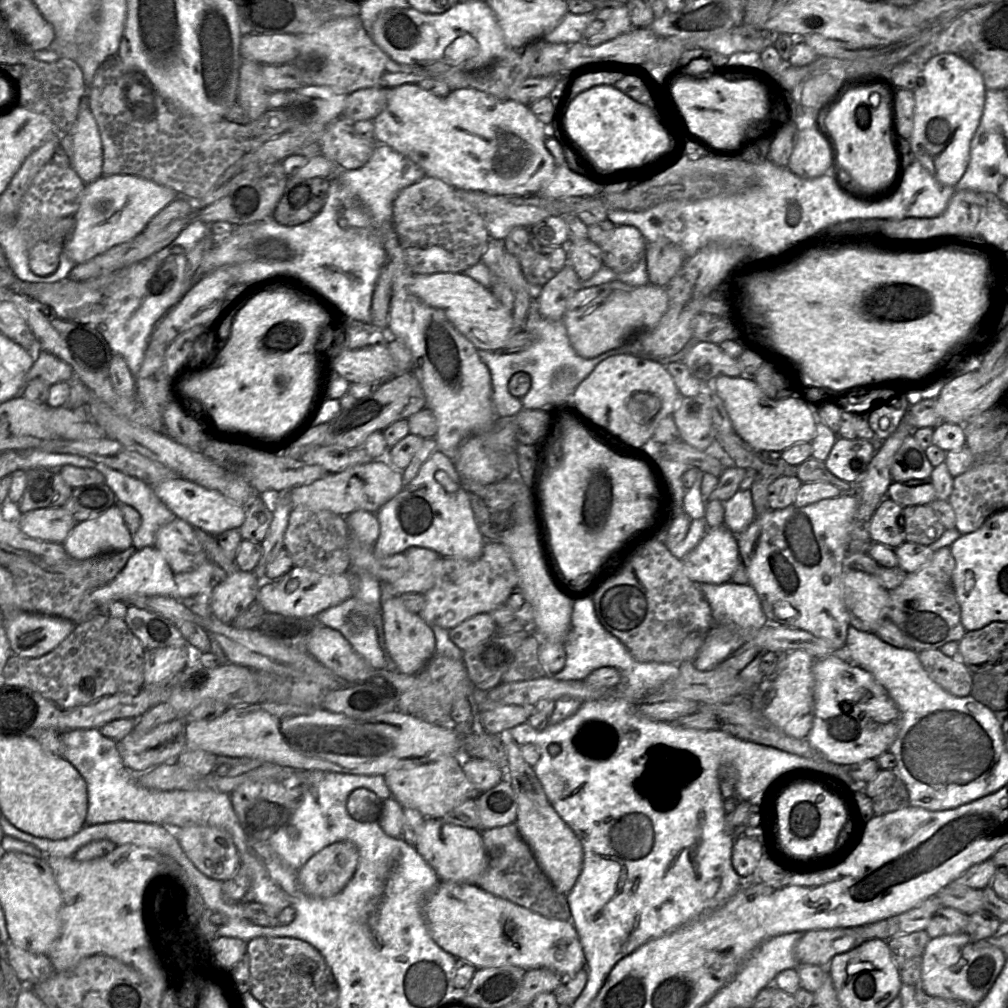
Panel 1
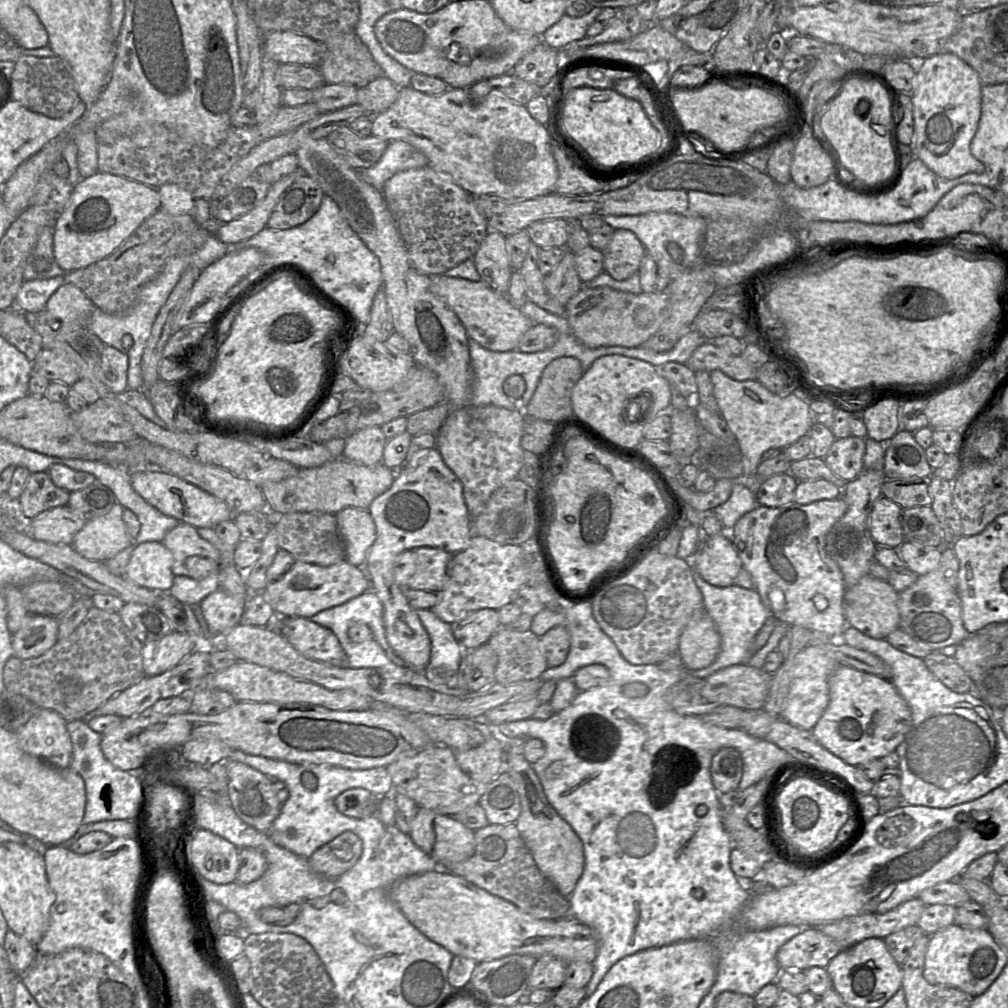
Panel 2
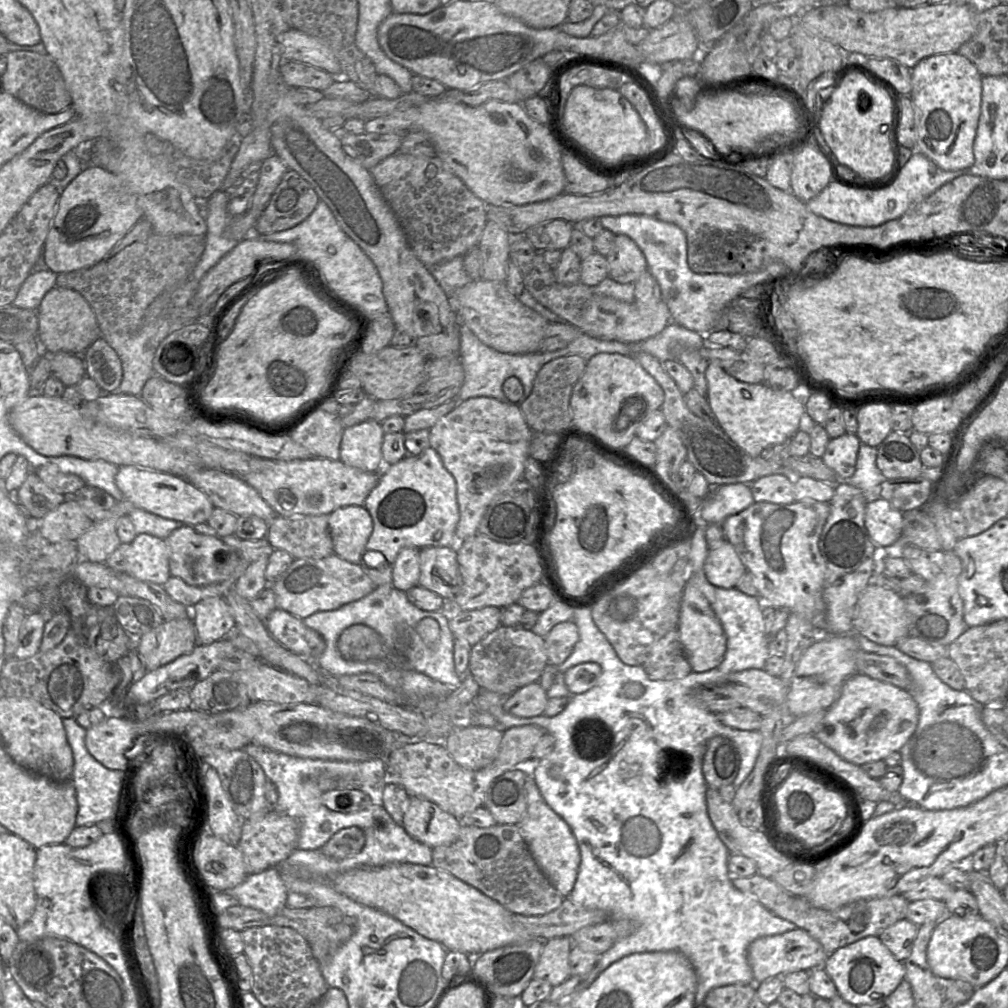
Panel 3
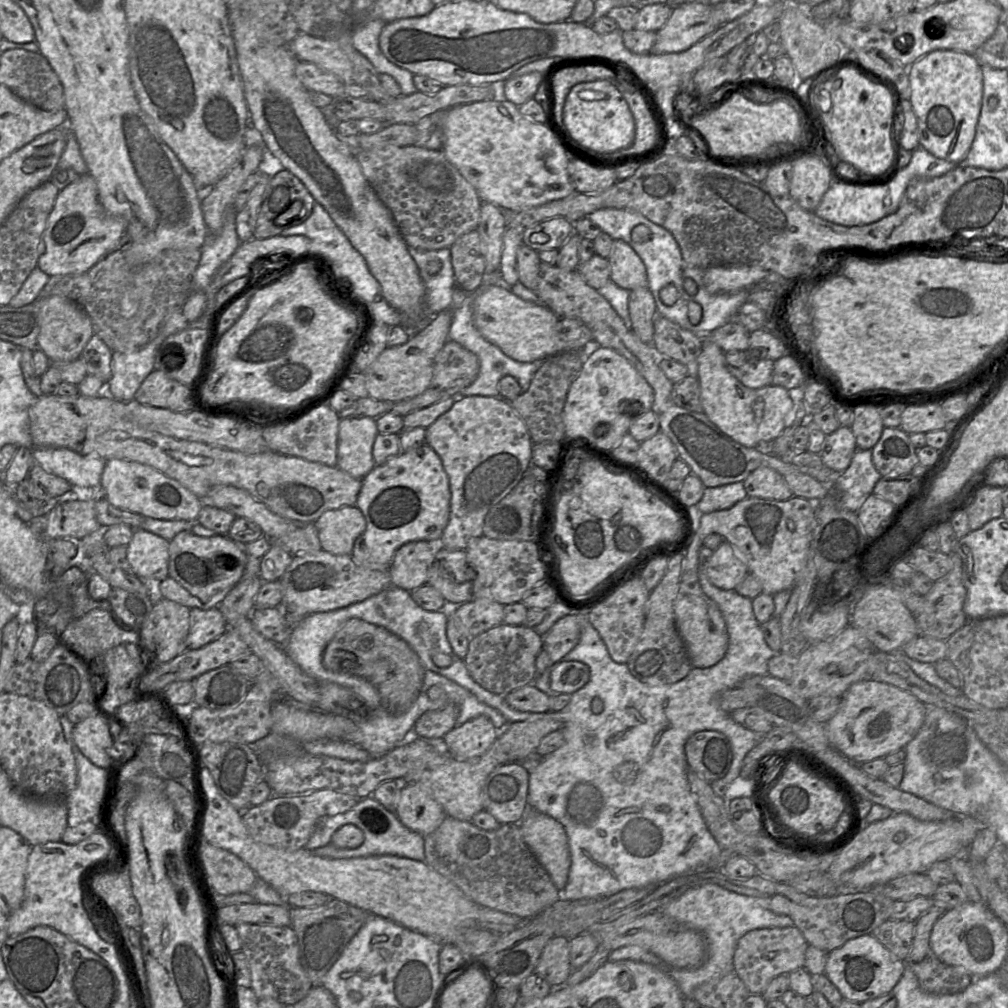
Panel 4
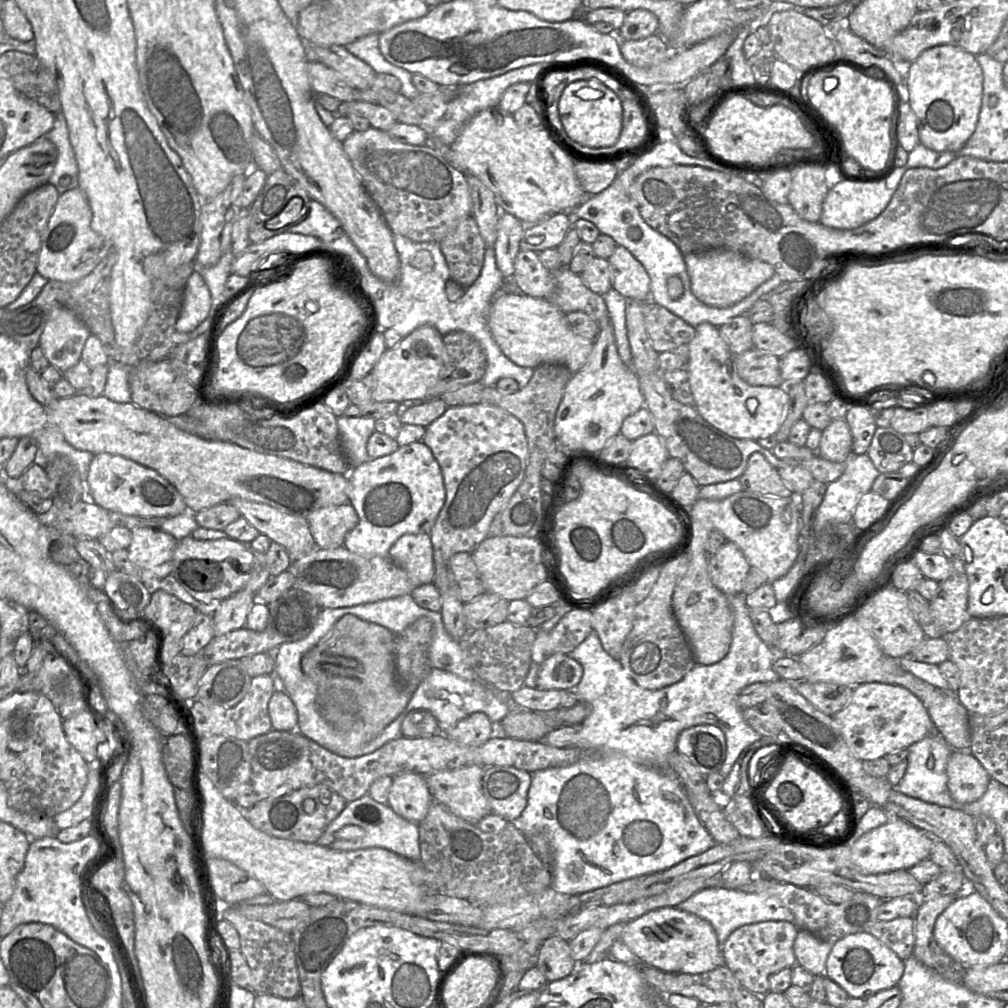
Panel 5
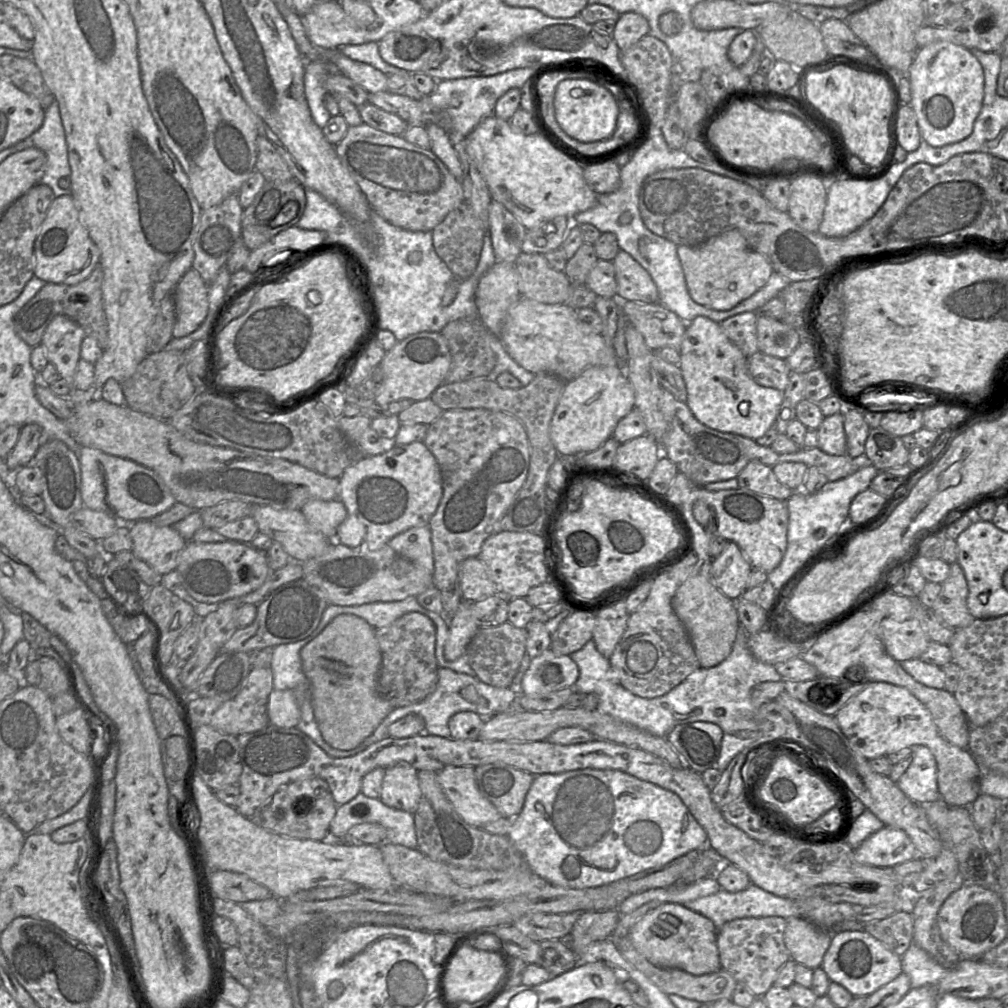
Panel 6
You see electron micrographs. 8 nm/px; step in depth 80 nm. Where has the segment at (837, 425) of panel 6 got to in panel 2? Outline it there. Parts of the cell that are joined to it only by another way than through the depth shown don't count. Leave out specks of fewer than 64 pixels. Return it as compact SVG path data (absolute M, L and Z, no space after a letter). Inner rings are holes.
M849 436L836 439L824 461L831 471L845 481L855 479L863 470L865 438Z

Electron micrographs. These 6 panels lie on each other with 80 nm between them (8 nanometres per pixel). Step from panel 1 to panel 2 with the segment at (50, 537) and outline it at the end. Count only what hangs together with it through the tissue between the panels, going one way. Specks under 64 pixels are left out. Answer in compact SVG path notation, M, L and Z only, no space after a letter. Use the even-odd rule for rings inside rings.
M67 505L38 514L30 521L30 535L52 544L71 545L86 520Z

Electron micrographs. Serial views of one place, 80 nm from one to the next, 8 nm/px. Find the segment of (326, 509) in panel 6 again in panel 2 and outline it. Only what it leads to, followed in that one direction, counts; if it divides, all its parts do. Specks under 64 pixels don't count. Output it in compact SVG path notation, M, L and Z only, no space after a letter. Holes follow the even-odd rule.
M347 507L336 514L336 519L345 545L345 561L356 567L363 567L377 534L370 512L368 509Z

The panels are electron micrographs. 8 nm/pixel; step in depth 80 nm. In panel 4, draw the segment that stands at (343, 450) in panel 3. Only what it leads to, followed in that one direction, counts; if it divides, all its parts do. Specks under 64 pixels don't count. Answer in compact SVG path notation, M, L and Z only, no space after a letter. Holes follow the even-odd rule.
M340 418L337 466L363 479L376 466L372 450L378 433L376 418Z

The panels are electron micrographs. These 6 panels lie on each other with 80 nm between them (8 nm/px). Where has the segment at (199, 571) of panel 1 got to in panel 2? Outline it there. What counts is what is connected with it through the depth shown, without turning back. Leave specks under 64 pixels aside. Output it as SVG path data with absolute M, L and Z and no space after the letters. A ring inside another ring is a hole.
M219 571L202 580L187 576L175 576L169 593L180 602L193 605L199 604L211 593L220 589Z

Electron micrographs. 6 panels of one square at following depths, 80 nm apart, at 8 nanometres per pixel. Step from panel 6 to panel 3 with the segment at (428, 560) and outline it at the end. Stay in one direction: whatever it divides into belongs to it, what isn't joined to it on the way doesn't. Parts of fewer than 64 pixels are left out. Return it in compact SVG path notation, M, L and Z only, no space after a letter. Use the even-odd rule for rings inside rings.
M403 548L397 555L392 572L392 586L409 591L418 586L420 578L419 548Z

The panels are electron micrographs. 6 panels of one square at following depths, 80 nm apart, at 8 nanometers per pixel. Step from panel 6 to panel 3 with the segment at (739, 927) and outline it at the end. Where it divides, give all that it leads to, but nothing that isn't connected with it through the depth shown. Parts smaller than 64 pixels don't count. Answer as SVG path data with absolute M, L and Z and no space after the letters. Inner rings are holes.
M800 928L782 934L757 938L747 949L747 960L752 969L754 985L758 985L768 978L782 977L788 972L811 971L823 967L828 955L816 939Z

